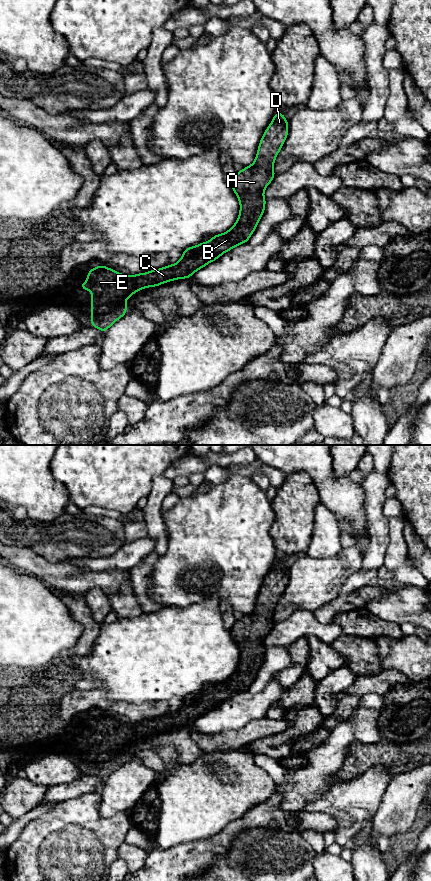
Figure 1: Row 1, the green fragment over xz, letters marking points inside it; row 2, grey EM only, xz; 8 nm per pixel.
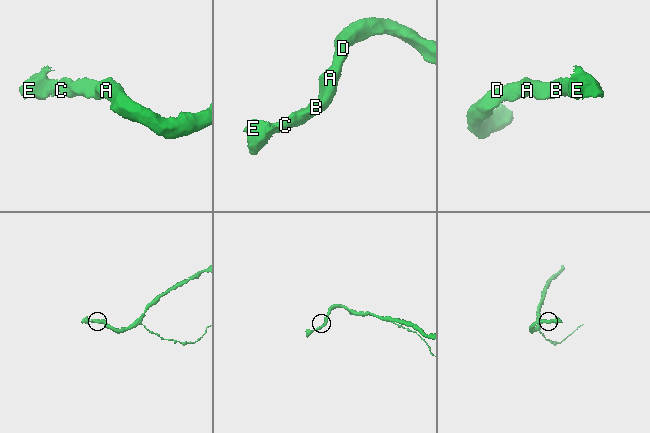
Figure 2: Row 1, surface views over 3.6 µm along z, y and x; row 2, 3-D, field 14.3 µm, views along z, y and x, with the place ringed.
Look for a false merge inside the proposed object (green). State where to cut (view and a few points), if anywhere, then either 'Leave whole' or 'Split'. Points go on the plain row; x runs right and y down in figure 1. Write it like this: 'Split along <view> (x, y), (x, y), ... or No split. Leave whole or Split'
No split. Leave whole

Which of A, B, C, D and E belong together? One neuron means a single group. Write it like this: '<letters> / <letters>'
A B C D E

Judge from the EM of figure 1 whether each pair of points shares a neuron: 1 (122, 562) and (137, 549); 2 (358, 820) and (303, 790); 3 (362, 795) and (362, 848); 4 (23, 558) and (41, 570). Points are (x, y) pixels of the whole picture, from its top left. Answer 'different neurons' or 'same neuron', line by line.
1: same neuron
2: different neurons
3: different neurons
4: same neuron

